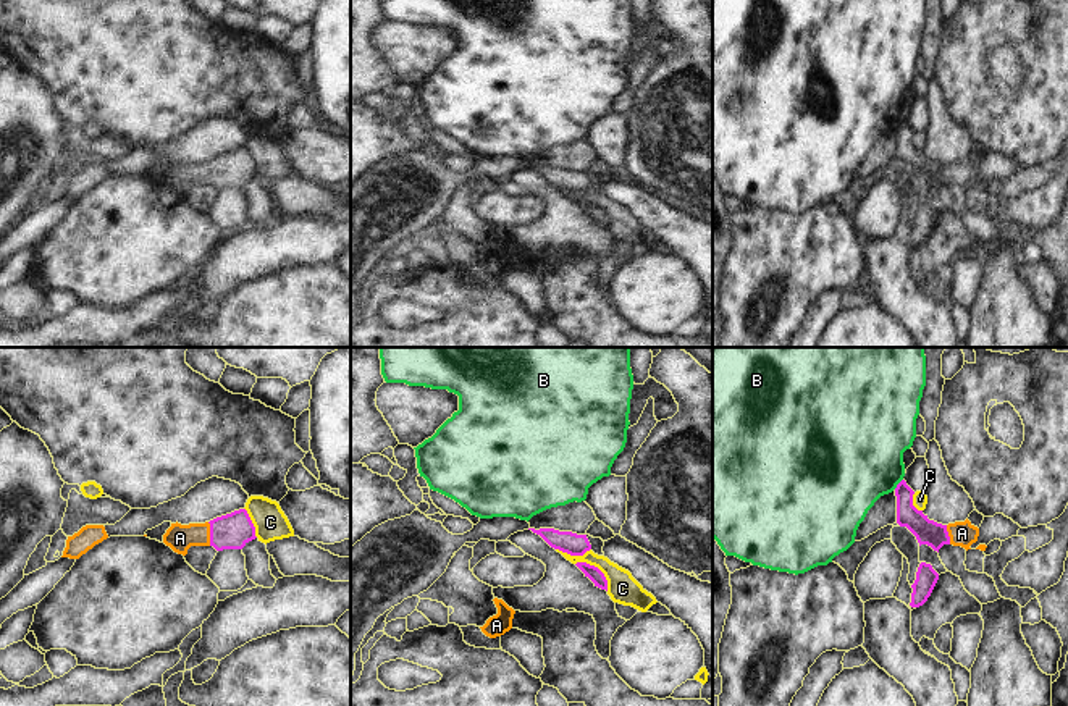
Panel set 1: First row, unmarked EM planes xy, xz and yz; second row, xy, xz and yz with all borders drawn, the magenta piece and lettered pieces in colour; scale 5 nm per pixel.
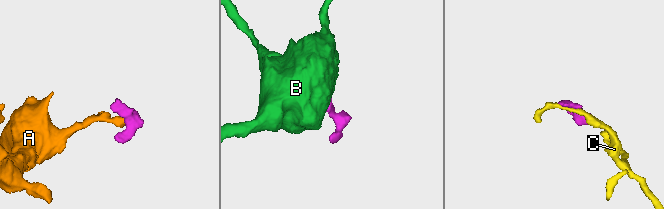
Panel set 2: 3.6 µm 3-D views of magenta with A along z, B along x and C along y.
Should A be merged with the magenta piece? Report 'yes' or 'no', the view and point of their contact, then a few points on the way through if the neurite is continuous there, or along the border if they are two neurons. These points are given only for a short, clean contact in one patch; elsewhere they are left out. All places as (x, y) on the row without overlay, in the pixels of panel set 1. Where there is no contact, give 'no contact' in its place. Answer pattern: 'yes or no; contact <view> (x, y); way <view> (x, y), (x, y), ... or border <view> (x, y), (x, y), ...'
yes; contact xy (210, 172); way xy (233, 168), (210, 172), (194, 172), (180, 176)

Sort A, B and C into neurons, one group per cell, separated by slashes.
A / B / C

